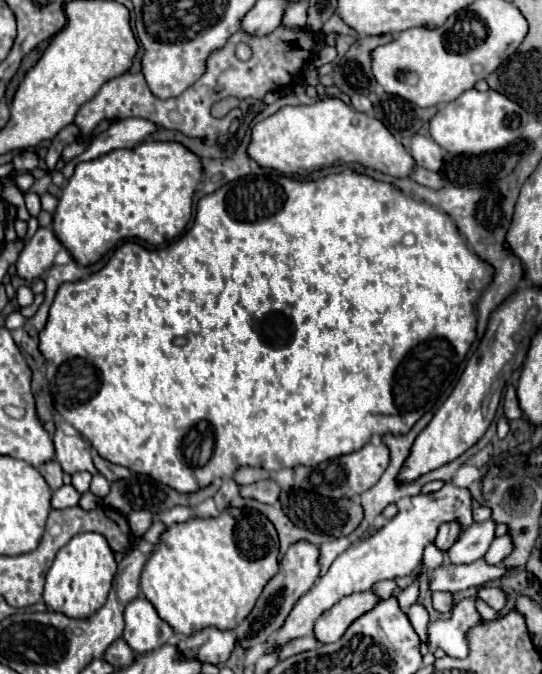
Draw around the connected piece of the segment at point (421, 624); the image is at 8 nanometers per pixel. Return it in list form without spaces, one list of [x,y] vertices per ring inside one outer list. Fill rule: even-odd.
[[[412,604],[410,610],[408,610],[408,620],[410,620],[410,624],[414,626],[416,634],[426,642],[426,626],[428,626],[428,622],[430,622],[426,608],[424,608],[422,604]]]

